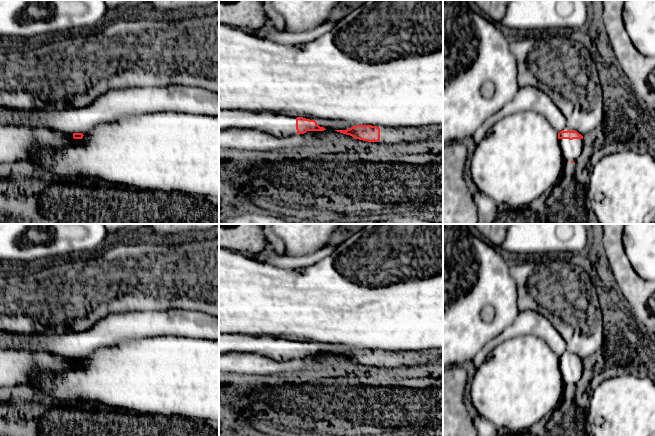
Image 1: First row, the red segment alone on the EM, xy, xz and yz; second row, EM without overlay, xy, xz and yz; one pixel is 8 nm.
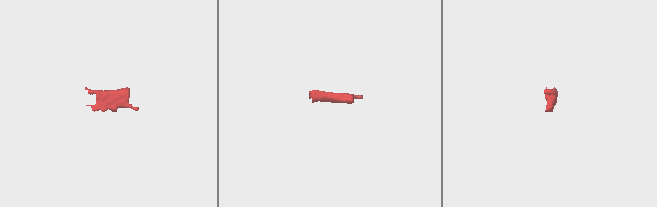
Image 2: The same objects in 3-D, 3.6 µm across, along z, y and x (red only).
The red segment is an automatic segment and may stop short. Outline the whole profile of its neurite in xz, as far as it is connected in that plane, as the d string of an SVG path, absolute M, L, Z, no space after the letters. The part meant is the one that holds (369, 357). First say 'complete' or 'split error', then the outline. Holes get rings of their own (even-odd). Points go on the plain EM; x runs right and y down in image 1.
split error; M355 349L347 354L335 354L350 359L354 363L384 368L405 368L412 371L431 369L443 365L443 355L433 351L377 351Z

